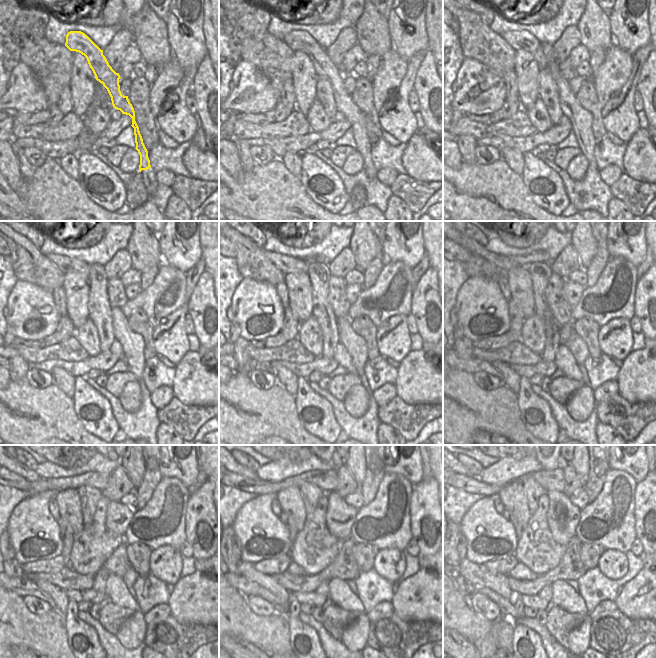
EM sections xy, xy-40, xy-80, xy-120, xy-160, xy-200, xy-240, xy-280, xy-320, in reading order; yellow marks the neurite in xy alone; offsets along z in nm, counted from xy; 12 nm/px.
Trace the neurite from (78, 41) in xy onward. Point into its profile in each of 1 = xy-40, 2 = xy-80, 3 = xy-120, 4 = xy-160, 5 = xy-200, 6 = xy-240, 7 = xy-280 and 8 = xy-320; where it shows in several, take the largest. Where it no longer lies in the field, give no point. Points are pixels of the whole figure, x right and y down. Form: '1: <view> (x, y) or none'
1: xy-40 (297, 40)
2: xy-80 (581, 120)
3: xy-120 (133, 344)
4: xy-160 (355, 345)
5: xy-200 (503, 262)
6: xy-240 (15, 466)
7: xy-280 (239, 469)
8: xy-320 (463, 470)

